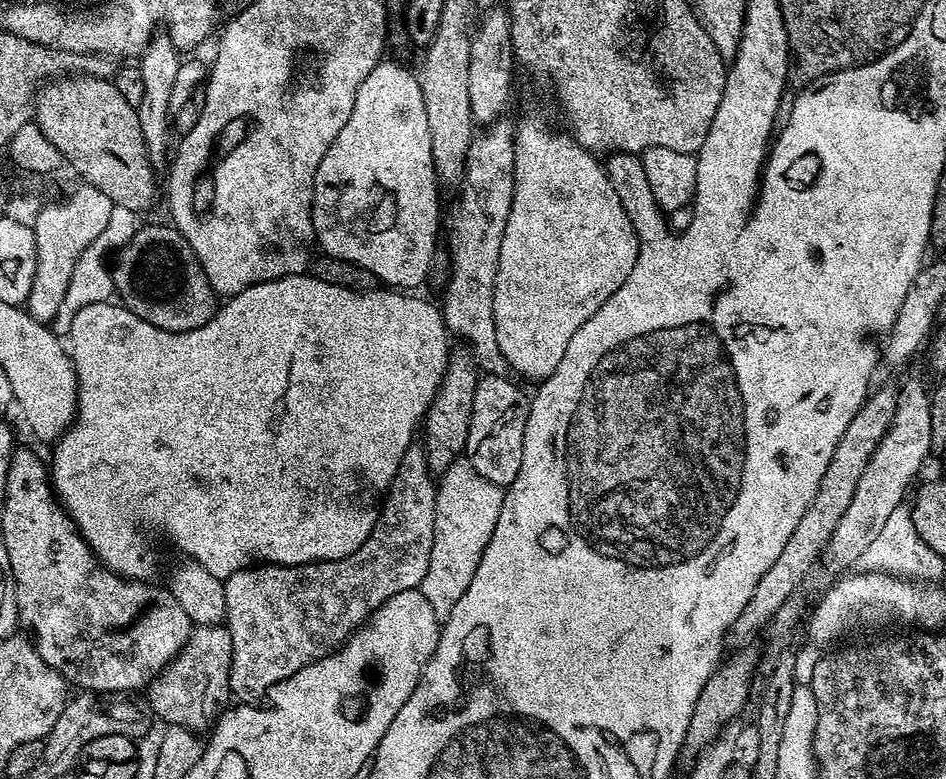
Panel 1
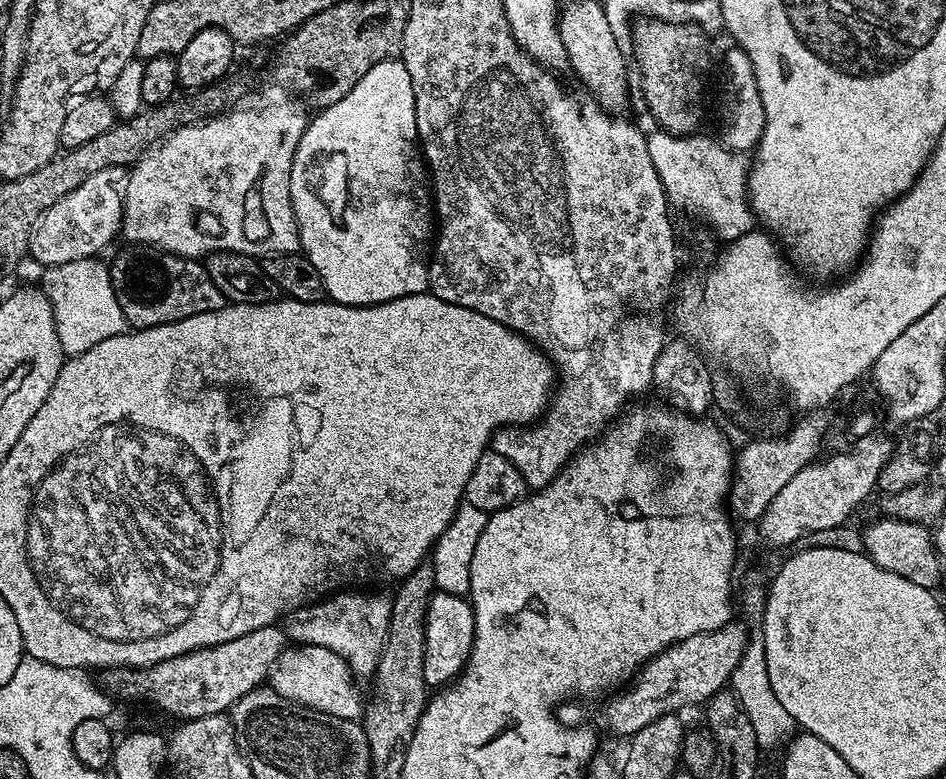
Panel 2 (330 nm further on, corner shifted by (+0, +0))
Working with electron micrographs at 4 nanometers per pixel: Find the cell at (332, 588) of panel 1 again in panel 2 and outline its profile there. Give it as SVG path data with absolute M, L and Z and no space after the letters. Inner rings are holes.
M341 590L327 598L321 598L311 604L305 604L302 608L296 608L288 613L282 624L287 639L297 645L326 646L326 650L341 656L357 677L371 677L378 666L384 643L388 637L390 614L392 613L392 600L389 597L379 596L376 592L379 591Z

